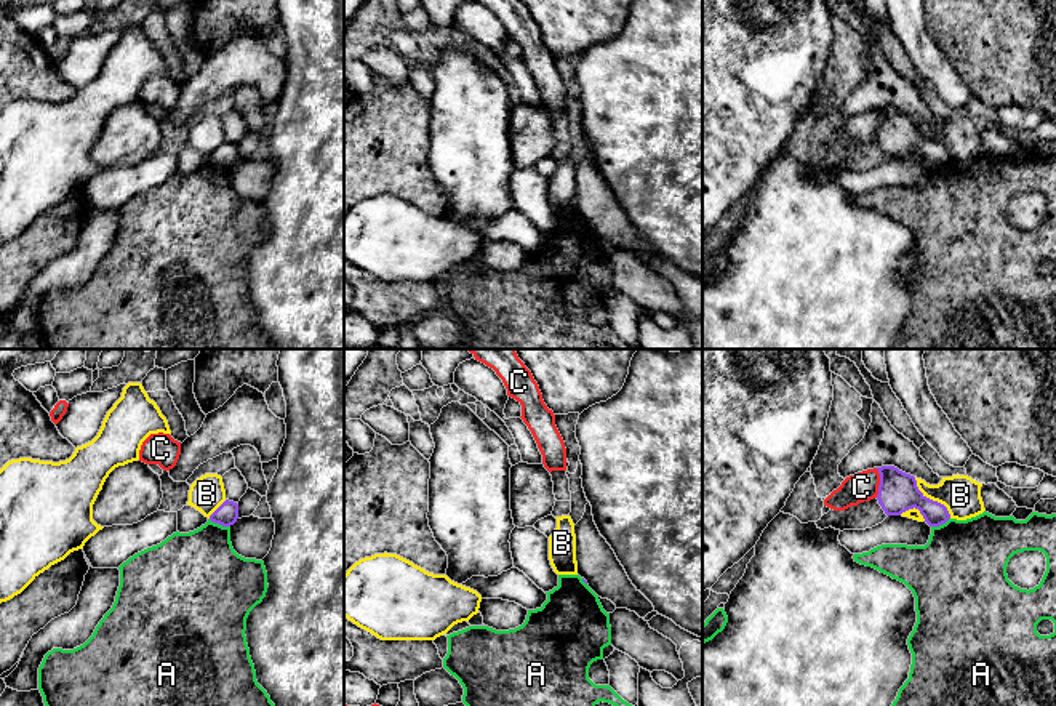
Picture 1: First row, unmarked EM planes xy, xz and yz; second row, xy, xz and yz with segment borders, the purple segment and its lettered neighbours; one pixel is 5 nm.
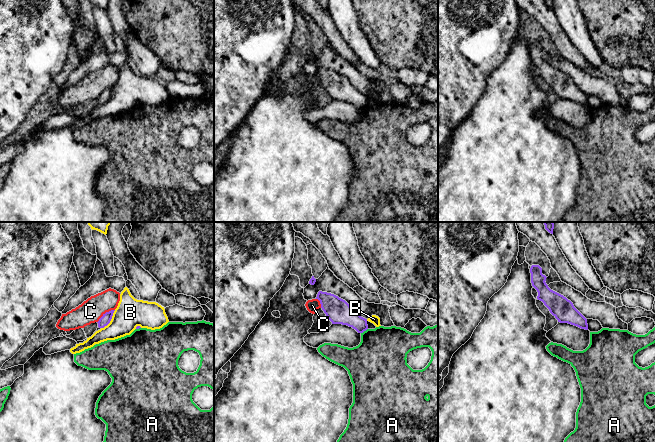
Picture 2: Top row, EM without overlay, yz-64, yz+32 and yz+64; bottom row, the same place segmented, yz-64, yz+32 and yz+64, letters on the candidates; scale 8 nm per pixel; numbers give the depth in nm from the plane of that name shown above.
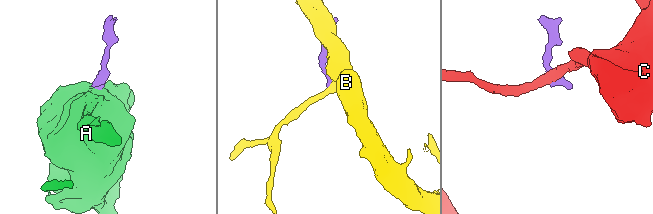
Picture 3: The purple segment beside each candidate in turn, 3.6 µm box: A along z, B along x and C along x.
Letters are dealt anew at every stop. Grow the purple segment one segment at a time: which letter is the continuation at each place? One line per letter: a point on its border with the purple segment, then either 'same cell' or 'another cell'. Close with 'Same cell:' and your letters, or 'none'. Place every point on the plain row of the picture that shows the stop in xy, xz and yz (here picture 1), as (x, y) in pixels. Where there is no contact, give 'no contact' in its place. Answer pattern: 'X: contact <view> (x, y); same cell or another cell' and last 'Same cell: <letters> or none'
A: contact xy (220, 165); another cell
B: contact yz (932, 141); another cell
C: contact yz (880, 124); another cell
Same cell: none

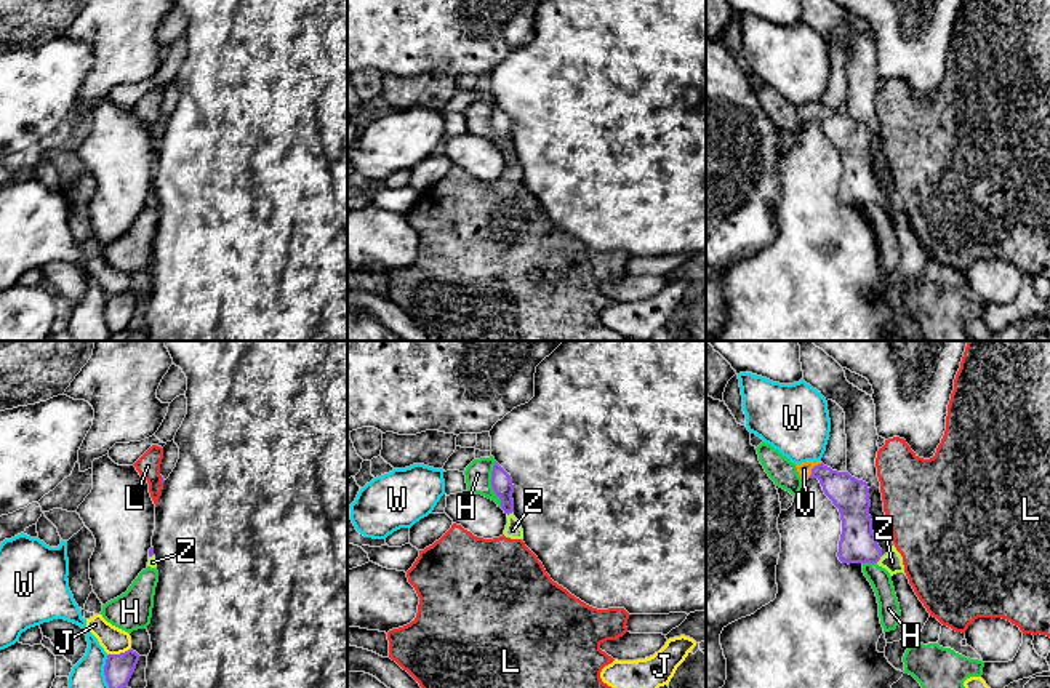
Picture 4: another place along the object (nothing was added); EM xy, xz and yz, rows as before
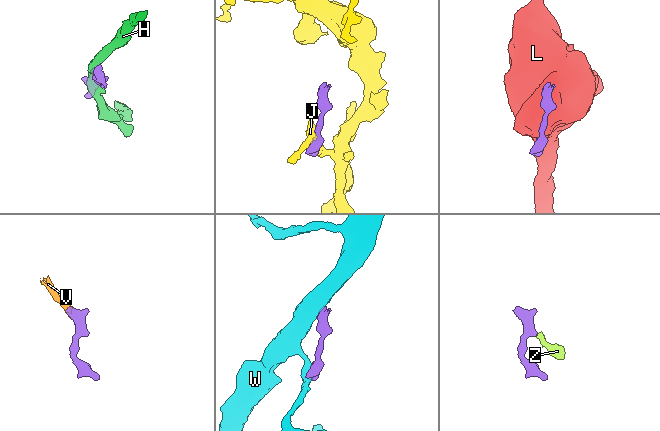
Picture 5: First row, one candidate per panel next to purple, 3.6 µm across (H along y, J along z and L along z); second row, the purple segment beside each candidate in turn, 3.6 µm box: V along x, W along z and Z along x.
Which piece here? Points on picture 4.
H: contact xz (492, 125); another cell
J: contact xy (117, 296); another cell
L: contact xy (162, 122); another cell
V: contact yz (812, 111); same cell
W: contact xy (104, 316); another cell
Z: contact yz (879, 200); same cell
Same cell: V, Z

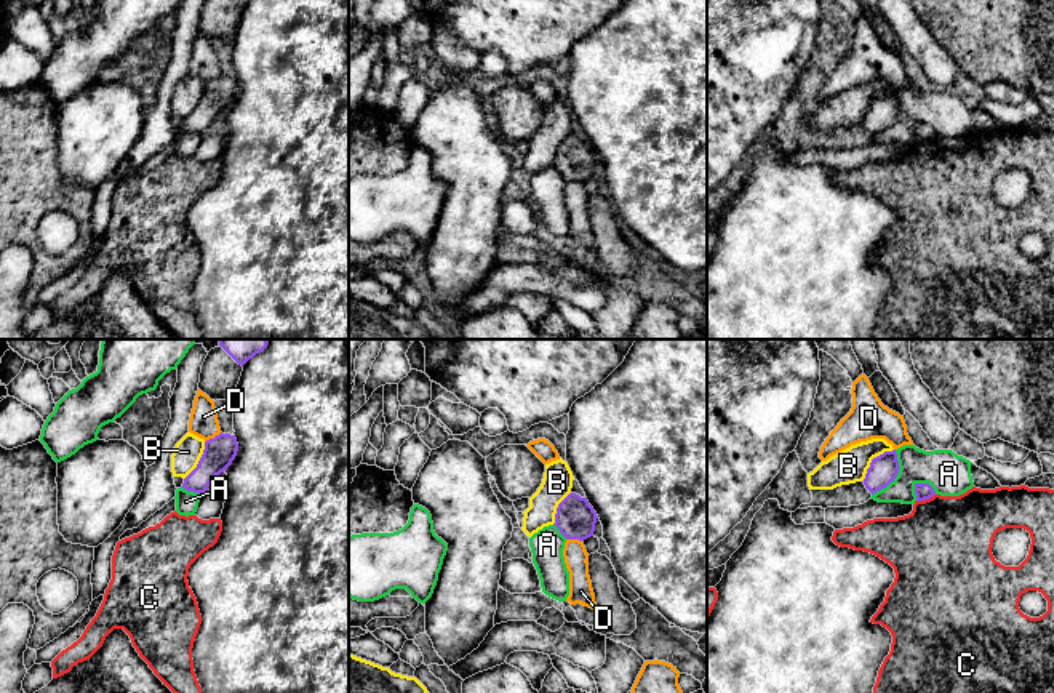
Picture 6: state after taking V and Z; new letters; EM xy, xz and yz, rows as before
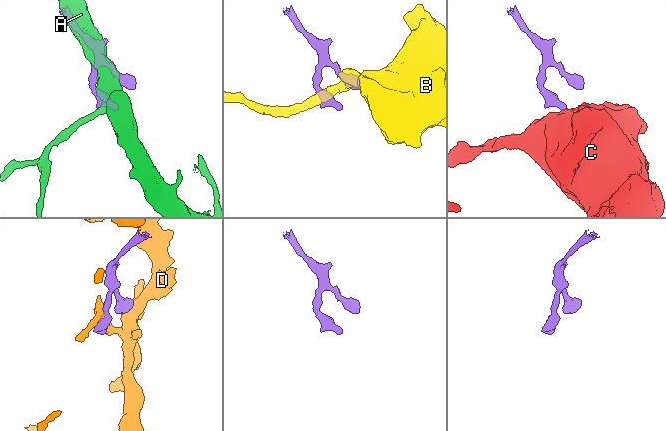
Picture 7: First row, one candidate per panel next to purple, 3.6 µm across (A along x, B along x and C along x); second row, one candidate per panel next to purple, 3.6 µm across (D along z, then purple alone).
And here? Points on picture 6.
A: contact yz (896, 117); another cell
B: contact yz (872, 101); another cell
C: contact yz (925, 140); another cell
D: contact xy (215, 79); another cell
Same cell: none

